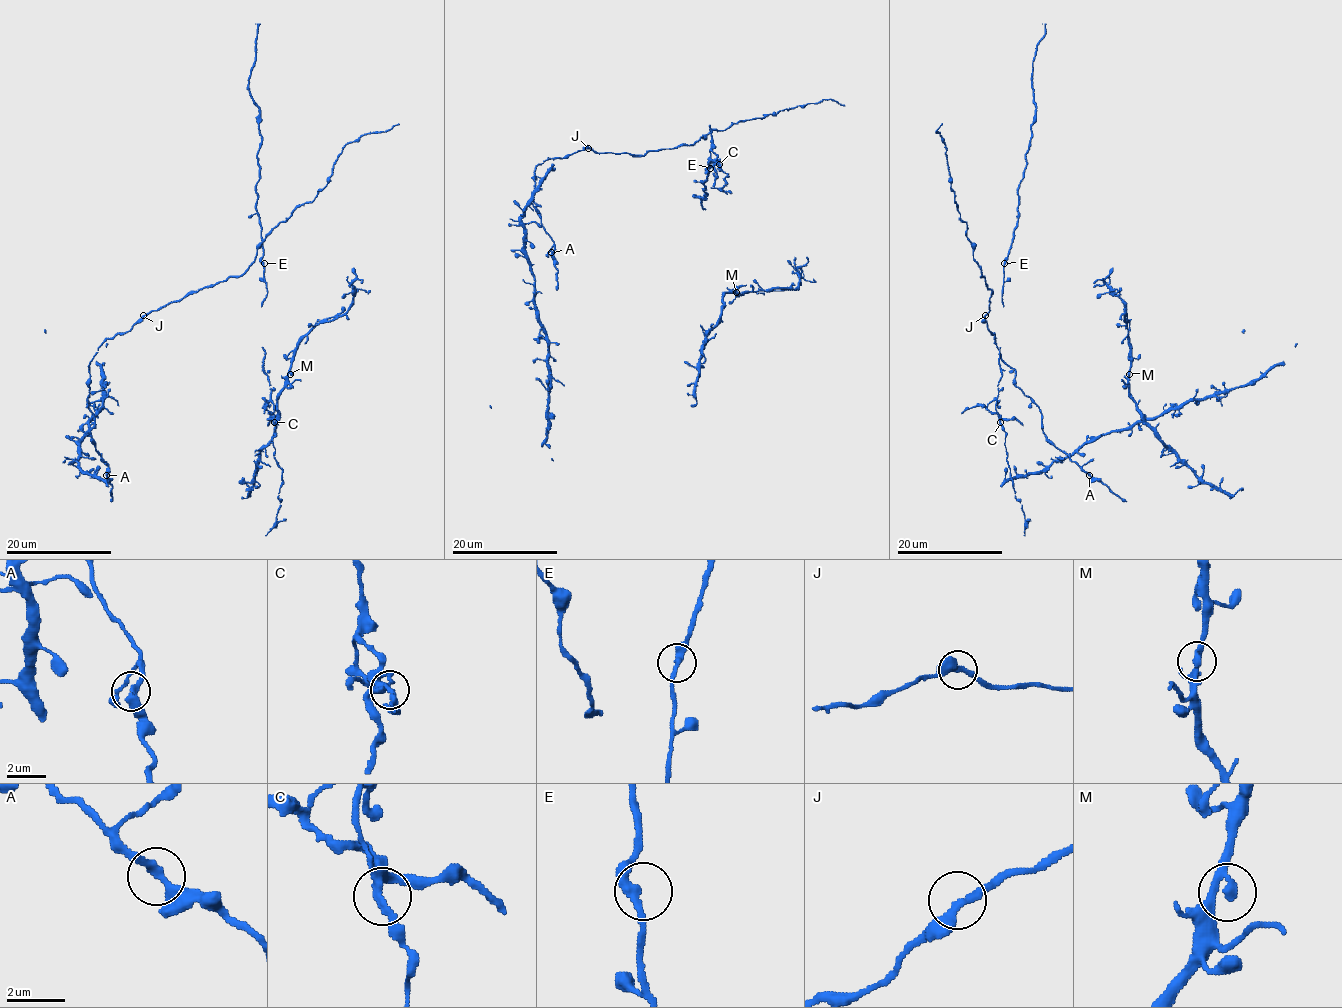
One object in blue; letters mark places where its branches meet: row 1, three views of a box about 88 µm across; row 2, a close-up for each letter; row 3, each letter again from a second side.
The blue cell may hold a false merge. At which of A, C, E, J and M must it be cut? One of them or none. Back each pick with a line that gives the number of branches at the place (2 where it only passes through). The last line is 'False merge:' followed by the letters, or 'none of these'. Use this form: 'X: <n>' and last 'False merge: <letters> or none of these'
C: 2
False merge: C

